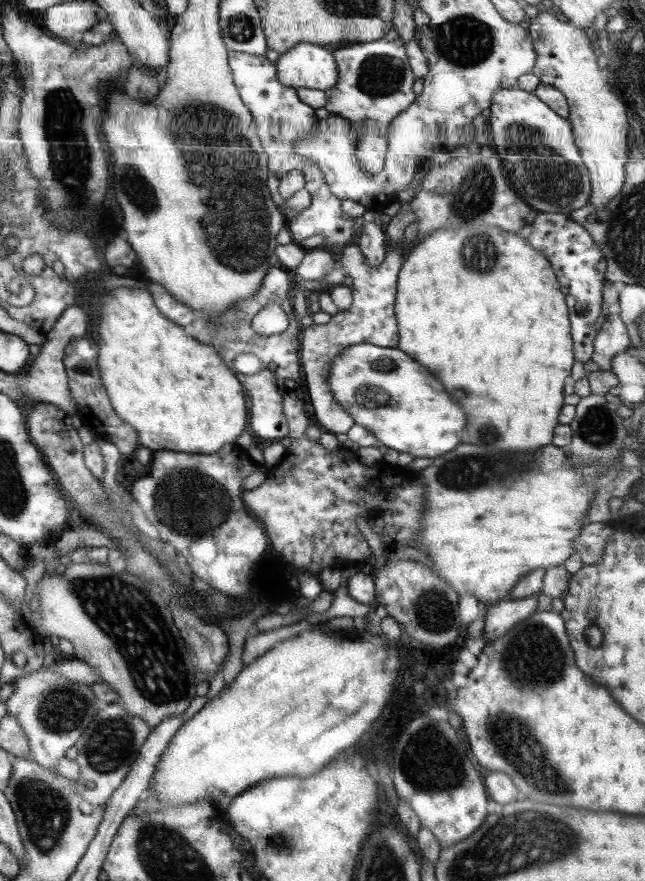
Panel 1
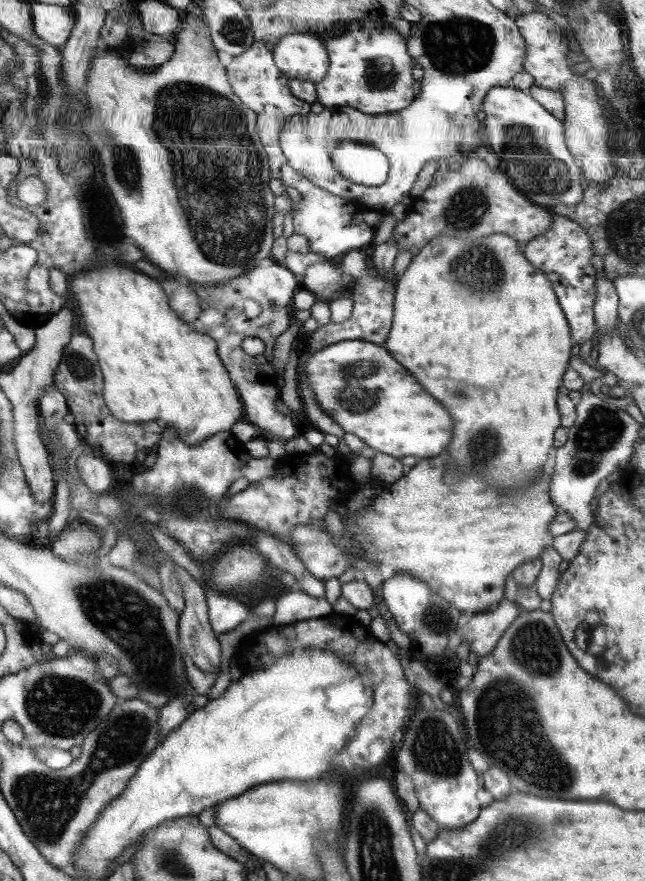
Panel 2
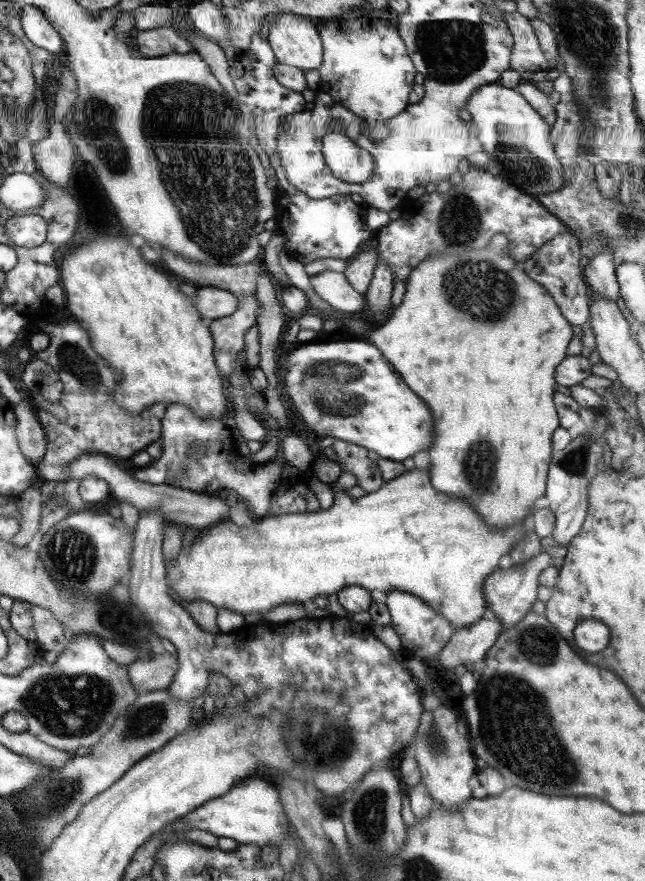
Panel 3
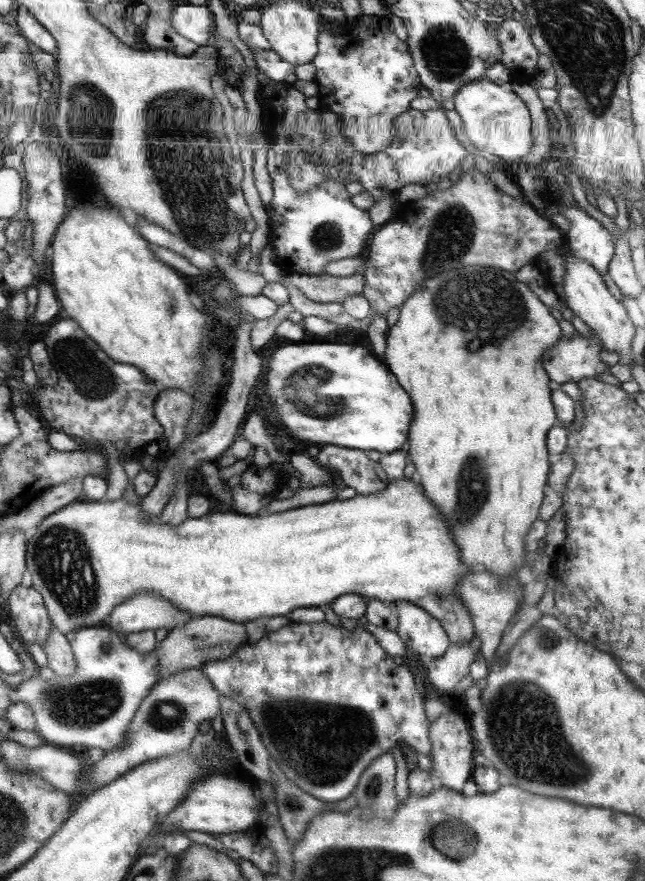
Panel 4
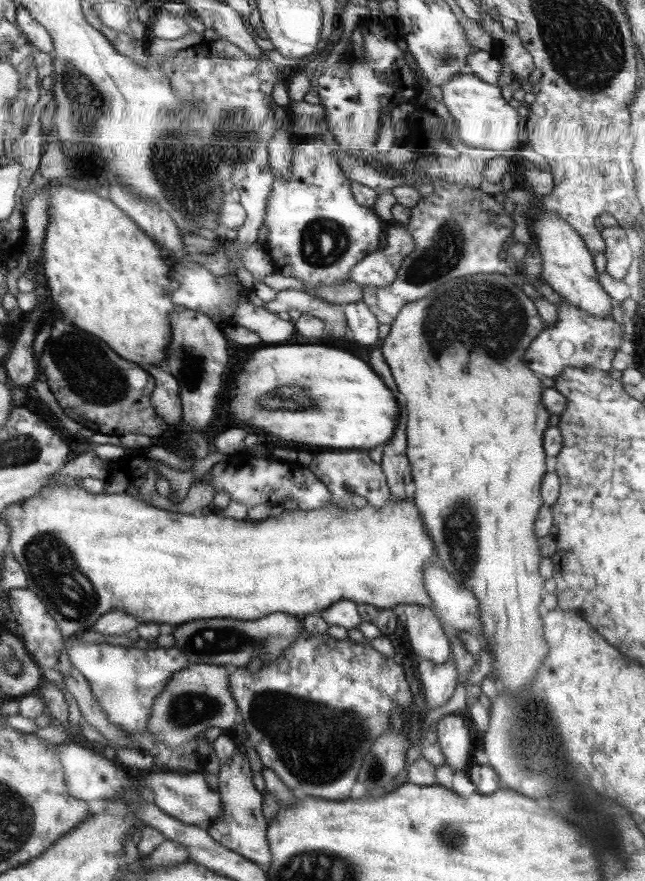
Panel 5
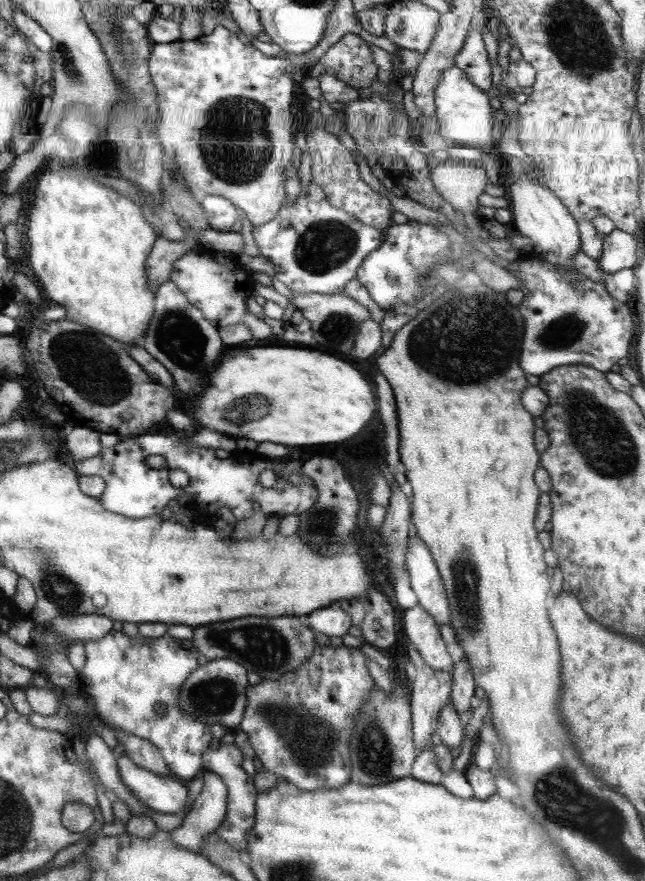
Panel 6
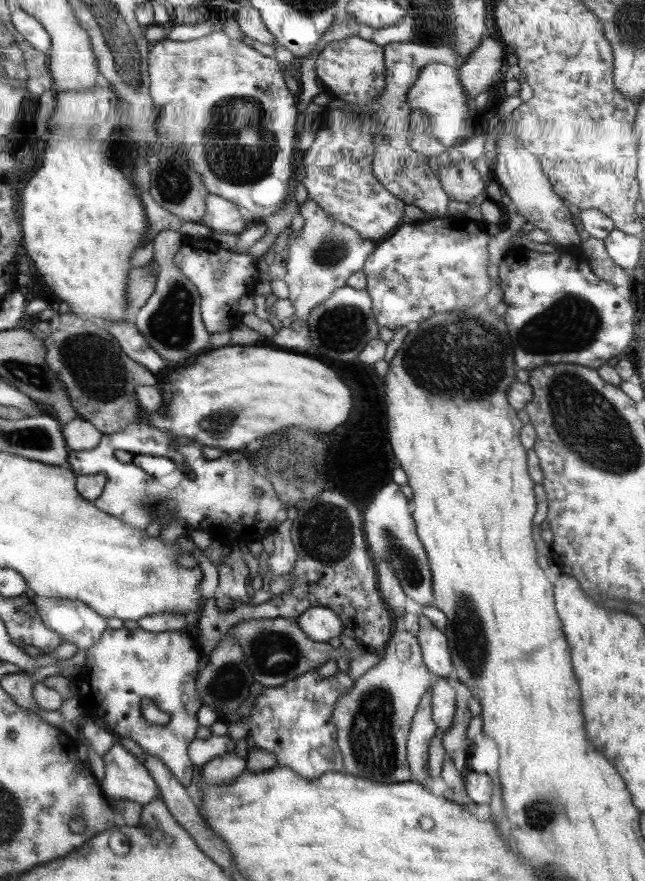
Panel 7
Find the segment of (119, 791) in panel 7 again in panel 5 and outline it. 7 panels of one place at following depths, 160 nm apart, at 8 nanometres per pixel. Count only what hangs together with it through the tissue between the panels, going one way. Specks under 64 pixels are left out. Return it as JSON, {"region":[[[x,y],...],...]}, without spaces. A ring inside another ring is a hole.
{"region":[[[193,771],[188,774],[142,772],[137,776],[137,781],[142,787],[151,791],[153,802],[162,809],[162,812],[168,813],[183,823],[207,827],[210,822],[214,822],[221,815],[220,793],[209,787],[204,772]]]}

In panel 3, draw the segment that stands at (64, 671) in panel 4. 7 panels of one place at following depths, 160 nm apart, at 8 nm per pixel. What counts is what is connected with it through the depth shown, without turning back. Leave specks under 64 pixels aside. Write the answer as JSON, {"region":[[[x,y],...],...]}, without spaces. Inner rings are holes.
{"region":[[[29,606],[33,619],[35,620],[34,630],[37,636],[36,644],[41,652],[54,651],[57,655],[67,648],[64,640],[65,628],[56,618],[56,615],[47,608]]]}

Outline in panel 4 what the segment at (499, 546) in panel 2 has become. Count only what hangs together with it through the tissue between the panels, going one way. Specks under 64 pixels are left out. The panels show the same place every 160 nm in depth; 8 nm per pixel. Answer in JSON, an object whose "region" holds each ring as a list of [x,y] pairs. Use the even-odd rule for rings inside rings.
{"region":[[[403,478],[402,480],[391,481],[380,492],[368,495],[357,494],[350,499],[334,499],[324,504],[310,504],[279,513],[261,513],[258,516],[241,515],[234,512],[210,513],[198,518],[188,517],[183,523],[176,526],[162,523],[161,517],[151,519],[151,516],[145,515],[141,507],[142,499],[140,498],[138,504],[132,504],[124,497],[112,501],[107,499],[92,501],[86,498],[74,500],[74,502],[59,508],[54,514],[50,514],[42,522],[39,522],[35,532],[26,541],[26,564],[27,570],[32,576],[32,587],[42,595],[53,626],[62,634],[66,635],[67,632],[80,628],[103,626],[114,607],[126,602],[139,592],[147,590],[147,592],[153,592],[165,598],[170,604],[173,604],[174,608],[181,610],[181,617],[184,613],[190,618],[210,615],[243,624],[250,620],[256,620],[256,618],[262,618],[262,616],[270,616],[270,618],[273,616],[289,616],[296,608],[318,608],[323,604],[333,603],[339,596],[346,593],[359,594],[367,600],[376,599],[380,602],[394,604],[405,600],[418,605],[434,618],[437,618],[444,627],[452,645],[468,643],[475,638],[472,619],[461,604],[461,600],[455,595],[455,584],[462,575],[470,571],[469,566],[462,562],[460,554],[458,554],[458,545],[452,542],[449,528],[443,520],[441,512],[425,495],[422,485],[416,485],[410,479]]]}

